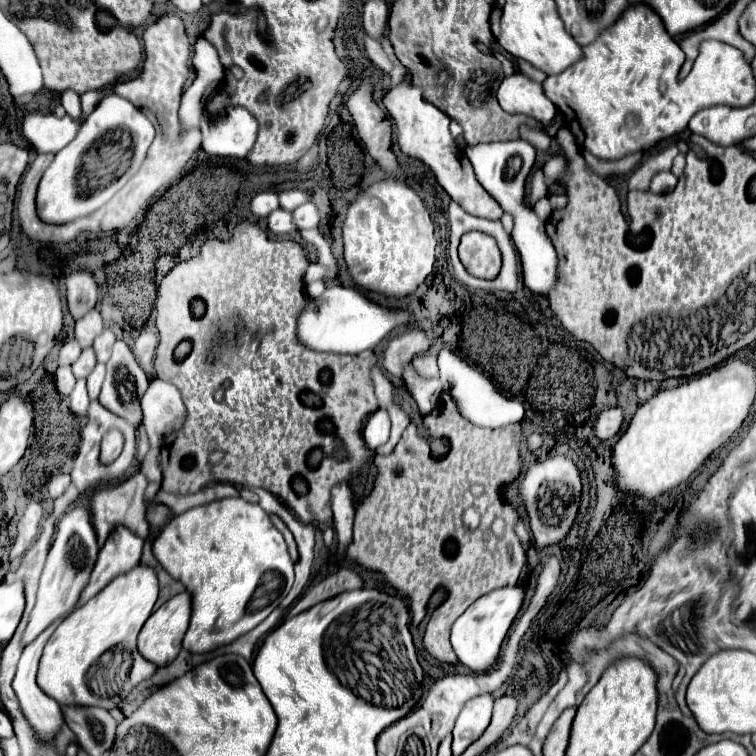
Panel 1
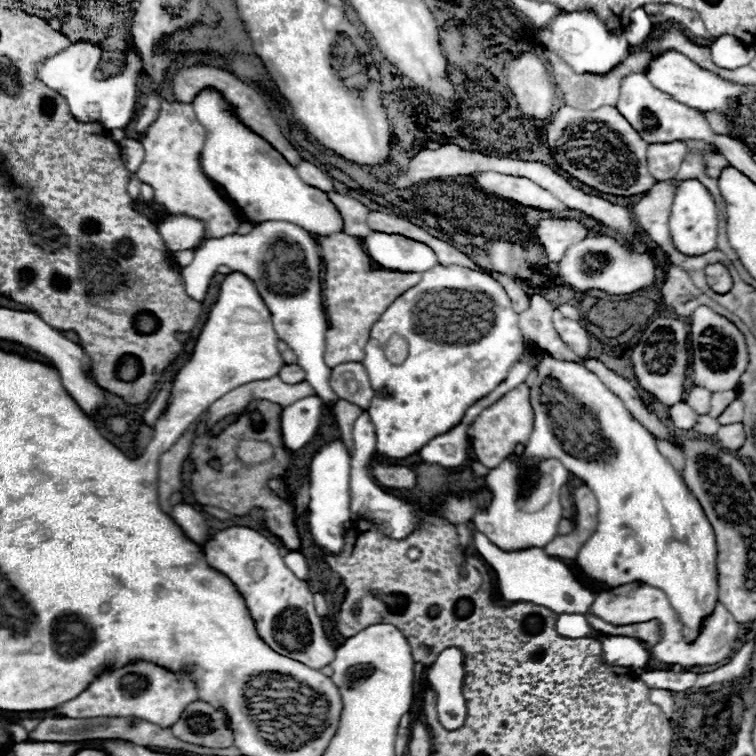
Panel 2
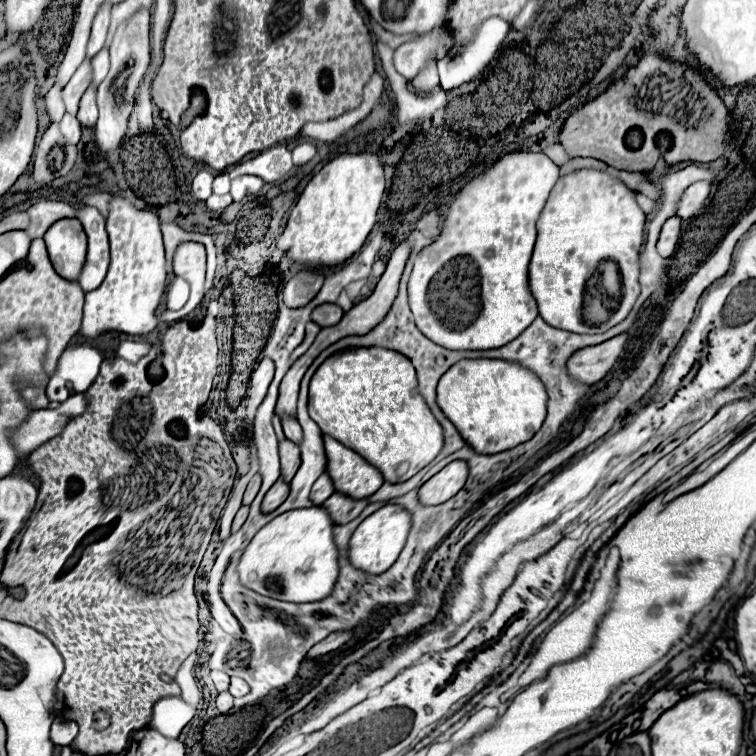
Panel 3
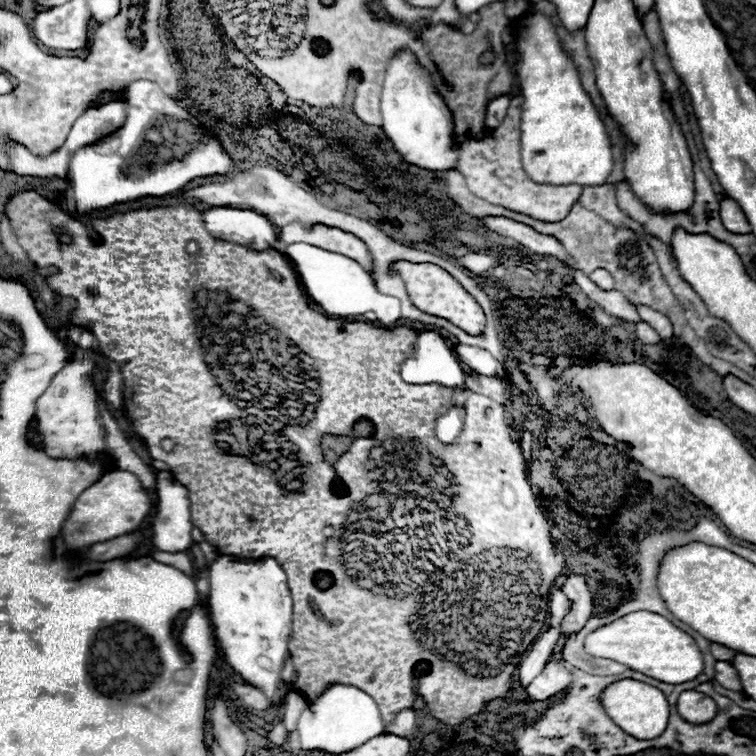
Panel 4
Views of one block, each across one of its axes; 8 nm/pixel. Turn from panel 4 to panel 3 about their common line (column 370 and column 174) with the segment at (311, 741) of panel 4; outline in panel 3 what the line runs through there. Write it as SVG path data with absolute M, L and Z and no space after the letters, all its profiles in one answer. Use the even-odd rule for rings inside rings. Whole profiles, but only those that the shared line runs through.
M164 698L156 702L148 728L154 728L168 738L178 738L182 728L192 720L194 712L196 710L188 706L182 698Z

